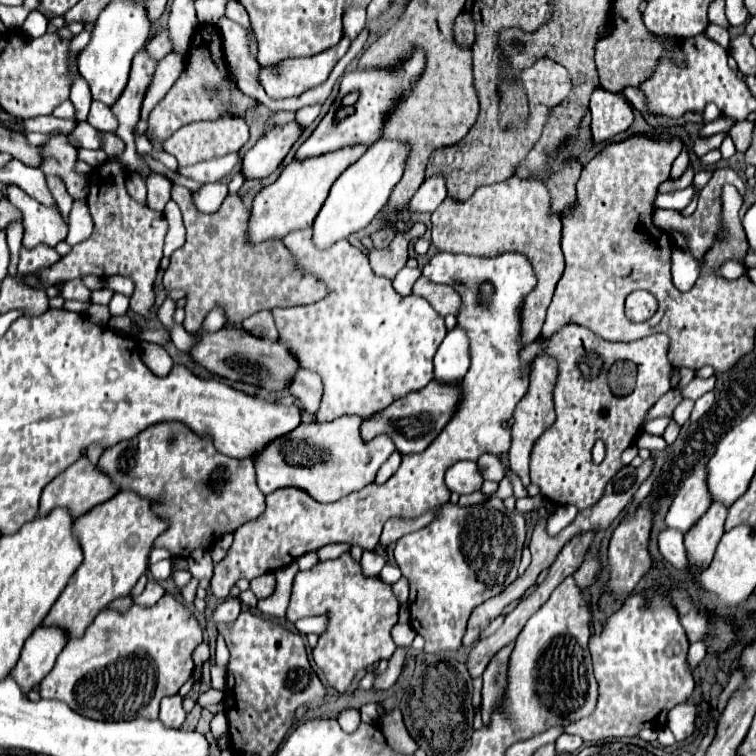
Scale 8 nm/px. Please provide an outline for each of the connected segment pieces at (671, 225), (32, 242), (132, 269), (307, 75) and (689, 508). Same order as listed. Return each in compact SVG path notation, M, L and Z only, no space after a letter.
M716 169L714 175L710 177L710 181L706 183L706 187L704 187L702 193L700 193L698 209L696 209L690 217L684 217L684 215L680 215L678 211L656 209L656 211L654 211L654 217L652 217L652 223L654 223L658 229L678 229L680 233L684 233L684 235L688 237L688 245L690 245L692 257L700 259L700 257L716 243L718 233L720 233L720 229L722 229L722 223L720 223L720 221L722 221L722 187L724 187L726 183L734 185L734 187L738 189L738 193L744 195L746 185L744 185L742 177L740 177L736 171L732 171L732 169Z
M6 187L6 197L22 211L24 215L24 247L34 249L36 245L56 247L68 235L68 225L64 223L58 209L44 207L24 191L16 187Z
M102 133L102 150L106 151L108 161L90 175L90 193L86 199L94 221L94 231L86 241L74 245L72 251L66 257L62 257L56 265L48 267L48 271L36 273L36 277L40 279L42 285L64 283L86 275L96 275L100 279L110 275L132 277L136 289L134 295L130 297L130 311L144 319L150 319L156 299L154 281L162 259L162 243L168 230L168 223L163 212L143 211L143 208L138 208L136 201L124 191L126 173L118 161L122 149L124 145L116 135Z
M344 37L336 47L324 51L324 53L318 53L314 57L292 57L292 59L282 59L280 63L276 63L274 67L262 67L260 73L258 73L258 81L260 85L264 87L266 95L272 97L272 99L286 99L286 97L296 97L296 95L302 95L304 91L316 87L316 85L322 85L326 81L326 77L330 75L332 67L346 55L350 47L350 39Z
M704 465L704 467L696 467L686 477L686 481L682 483L680 491L676 493L668 509L668 515L666 515L668 527L686 533L700 519L700 515L708 511L708 507L712 505L712 497L706 485L706 475L708 475L708 469Z

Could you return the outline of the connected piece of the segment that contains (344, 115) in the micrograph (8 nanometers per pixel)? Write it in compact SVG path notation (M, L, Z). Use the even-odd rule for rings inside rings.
M416 49L396 67L392 69L380 69L380 67L372 67L372 69L356 69L352 73L346 73L342 77L340 83L340 91L330 107L330 111L324 115L324 119L320 121L320 125L314 129L314 133L298 147L296 157L298 159L308 159L308 157L316 157L316 155L324 155L330 153L334 149L342 149L342 147L350 147L350 145L366 145L370 147L376 139L382 137L384 133L384 119L388 117L388 113L392 113L392 109L398 107L398 103L402 99L406 99L414 87L414 83L420 79L422 71L426 67L426 55L422 49ZM358 91L360 99L356 105L352 107L344 107L342 105L342 97Z

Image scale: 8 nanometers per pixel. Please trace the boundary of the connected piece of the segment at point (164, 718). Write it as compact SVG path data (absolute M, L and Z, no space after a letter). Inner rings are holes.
M172 695L172 697L164 697L160 703L160 721L166 727L174 727L178 729L186 719L186 711L182 709L182 697L180 695Z

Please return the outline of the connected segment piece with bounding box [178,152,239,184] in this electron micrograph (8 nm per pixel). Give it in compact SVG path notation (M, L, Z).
M239 152L197 163L190 167L178 167L180 175L199 183L216 182L227 176L239 161Z

